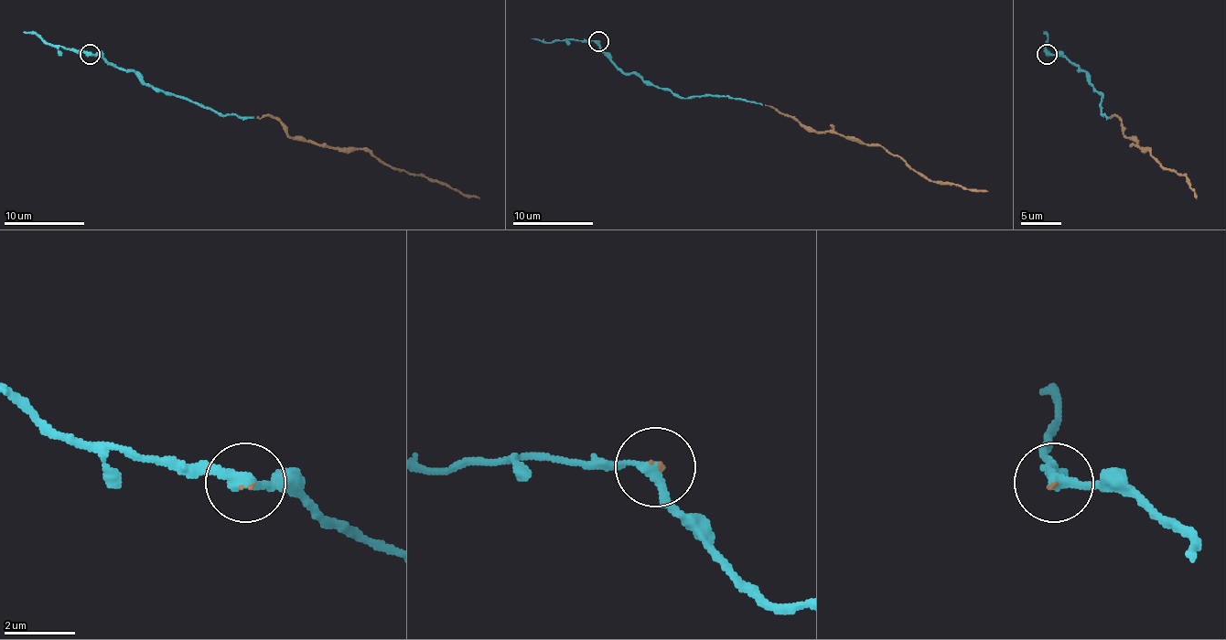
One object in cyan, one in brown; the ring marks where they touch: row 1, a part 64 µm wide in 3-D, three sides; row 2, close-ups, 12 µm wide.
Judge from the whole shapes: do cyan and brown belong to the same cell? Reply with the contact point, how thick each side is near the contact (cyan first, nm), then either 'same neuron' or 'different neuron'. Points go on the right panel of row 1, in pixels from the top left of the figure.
place (1047, 54); calibres 280 and 50 nm; same neuron

